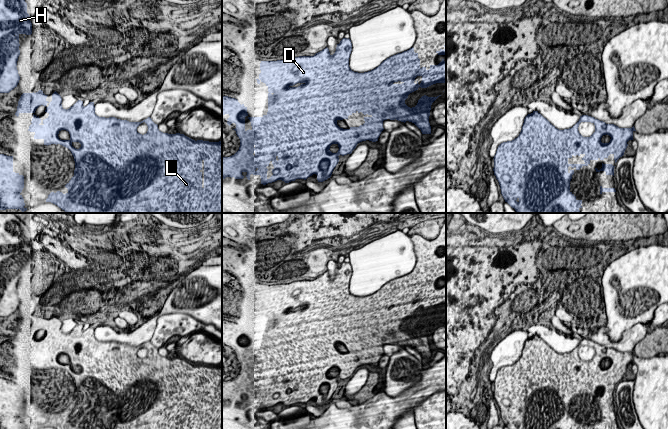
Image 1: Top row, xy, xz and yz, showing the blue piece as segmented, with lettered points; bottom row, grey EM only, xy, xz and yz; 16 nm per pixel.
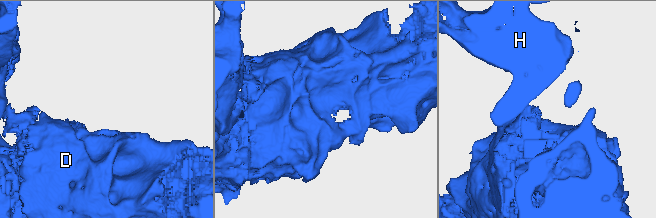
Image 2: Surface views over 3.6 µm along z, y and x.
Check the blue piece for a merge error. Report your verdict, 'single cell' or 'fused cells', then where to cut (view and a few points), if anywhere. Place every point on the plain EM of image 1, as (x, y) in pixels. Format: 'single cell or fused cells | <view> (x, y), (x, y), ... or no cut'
single cell | no cut

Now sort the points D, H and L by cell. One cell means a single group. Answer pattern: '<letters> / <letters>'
D H L

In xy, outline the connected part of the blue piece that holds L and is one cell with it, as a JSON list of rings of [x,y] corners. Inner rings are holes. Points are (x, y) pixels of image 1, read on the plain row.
[[[39,314],[38,316],[36,317],[23,317],[18,325],[18,330],[17,330],[17,335],[15,337],[15,339],[18,341],[20,337],[32,337],[33,338],[33,342],[32,342],[32,345],[31,345],[31,349],[29,350],[29,353],[28,355],[30,356],[34,356],[35,359],[34,359],[34,363],[43,363],[44,364],[44,369],[51,369],[51,368],[60,368],[66,372],[68,372],[73,381],[74,381],[74,385],[75,385],[75,394],[74,394],[74,400],[71,402],[71,404],[65,409],[65,411],[68,413],[68,416],[66,418],[63,418],[62,416],[60,415],[57,415],[56,417],[54,416],[51,416],[49,419],[48,419],[48,422],[46,423],[46,426],[51,426],[55,429],[222,429],[222,365],[219,365],[219,366],[209,366],[209,365],[203,365],[203,364],[193,364],[187,360],[185,360],[184,358],[180,358],[180,357],[176,357],[176,358],[168,358],[168,357],[163,357],[161,356],[159,353],[158,353],[158,349],[155,348],[152,343],[150,341],[148,341],[147,343],[141,345],[141,346],[129,346],[127,344],[121,344],[121,343],[117,343],[115,341],[109,341],[109,342],[105,342],[105,341],[99,341],[95,338],[95,330],[94,330],[94,326],[89,326],[89,328],[87,330],[83,330],[83,325],[81,324],[78,324],[73,330],[71,330],[69,333],[64,333],[62,331],[62,322],[61,320],[55,315],[53,318],[52,318],[52,325],[49,327],[46,322],[47,322],[48,319],[45,319],[43,317],[42,314]],[[39,330],[45,330],[46,331],[46,334],[45,336],[47,336],[49,338],[49,340],[44,343],[43,345],[39,342],[39,340],[37,341],[34,337],[36,335],[36,333],[39,331]],[[145,346],[148,350],[148,355],[146,358],[142,359],[140,357],[137,356],[137,351],[141,348]],[[61,354],[66,354],[69,356],[70,358],[70,363],[69,364],[61,364],[59,361],[58,361],[58,358]]]

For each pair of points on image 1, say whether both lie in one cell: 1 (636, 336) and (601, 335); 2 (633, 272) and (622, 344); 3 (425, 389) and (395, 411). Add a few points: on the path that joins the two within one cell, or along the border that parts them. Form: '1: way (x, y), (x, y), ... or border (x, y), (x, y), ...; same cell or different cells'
1: way (627, 341), (624, 344), (609, 344); same cell
2: border (646, 323), (625, 329), (617, 341), (606, 334); different cells
3: way (418, 392), (402, 404); same cell

